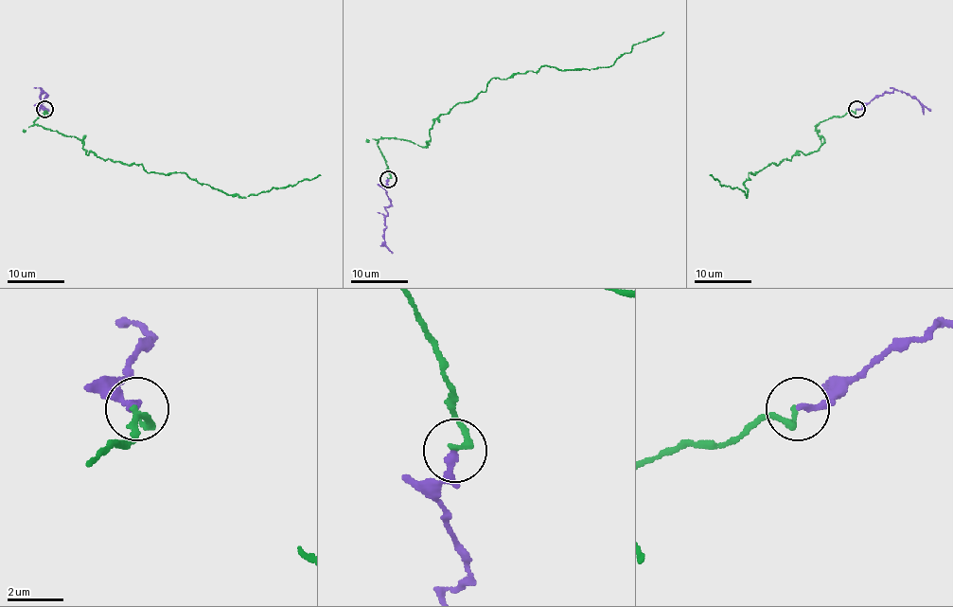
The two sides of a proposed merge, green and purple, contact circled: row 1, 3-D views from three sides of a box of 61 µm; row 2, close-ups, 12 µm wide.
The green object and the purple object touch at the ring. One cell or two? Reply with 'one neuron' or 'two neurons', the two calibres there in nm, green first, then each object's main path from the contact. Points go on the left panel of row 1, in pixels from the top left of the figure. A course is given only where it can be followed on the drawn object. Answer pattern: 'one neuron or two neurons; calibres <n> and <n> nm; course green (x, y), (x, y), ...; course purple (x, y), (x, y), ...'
one neuron; calibres 200 and 160 nm; course green (44, 109), (35, 125), (79, 140), (85, 153), (141, 165), (149, 171), (182, 171), (246, 198), (320, 175); course purple (44, 109), (41, 106), (46, 95), (41, 90), (41, 103), (48, 110)

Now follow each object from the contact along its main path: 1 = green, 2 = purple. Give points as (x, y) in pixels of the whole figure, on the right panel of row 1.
1: (855, 109), (817, 125), (824, 140), (816, 151), (797, 151), (751, 171), (743, 184), (747, 198), (710, 175)
2: (855, 109), (866, 106), (886, 92), (902, 90), (930, 110)

